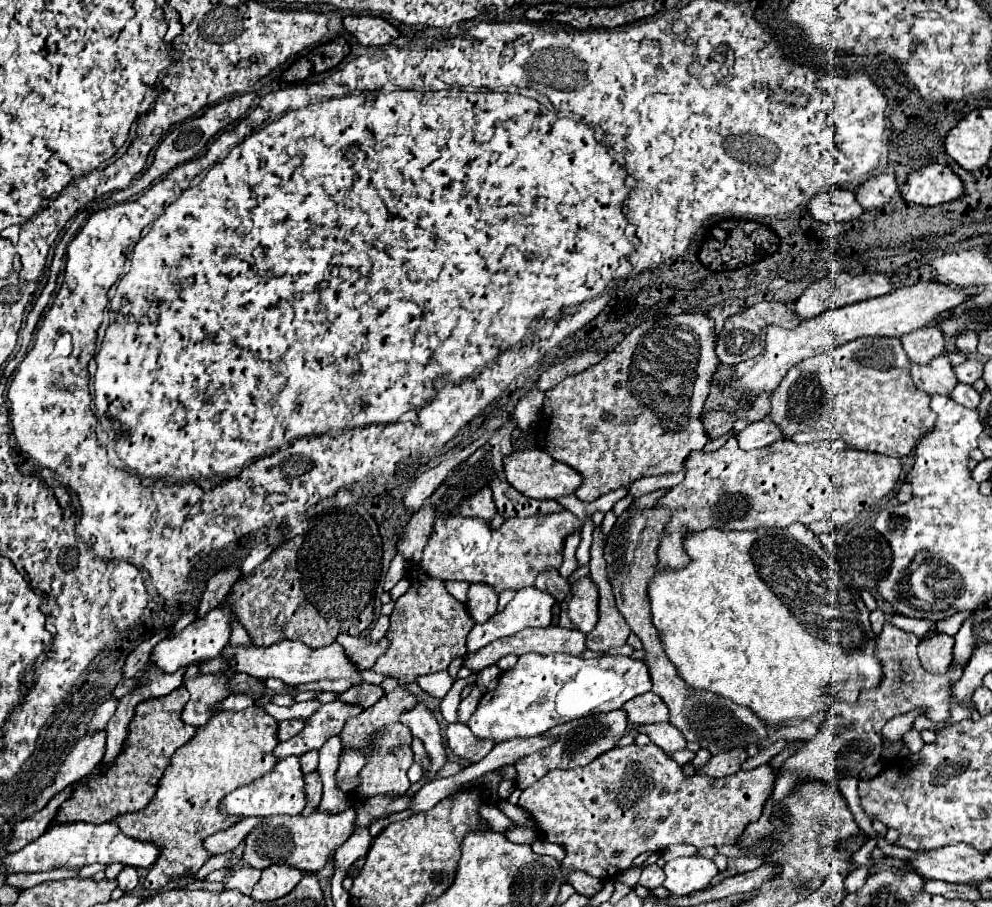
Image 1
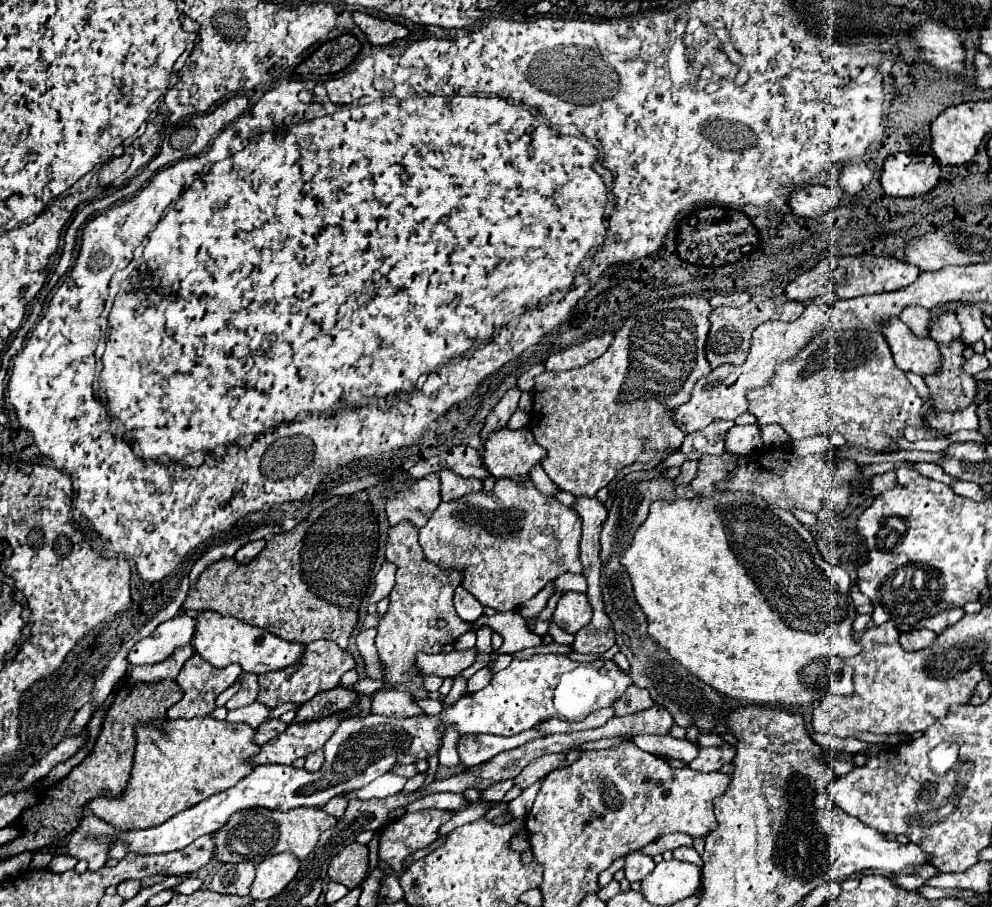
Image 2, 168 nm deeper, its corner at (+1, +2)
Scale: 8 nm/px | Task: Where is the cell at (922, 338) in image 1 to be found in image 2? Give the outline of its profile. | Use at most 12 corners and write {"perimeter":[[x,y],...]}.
{"perimeter":[[908,305],[900,319],[914,335],[928,337],[930,311]]}

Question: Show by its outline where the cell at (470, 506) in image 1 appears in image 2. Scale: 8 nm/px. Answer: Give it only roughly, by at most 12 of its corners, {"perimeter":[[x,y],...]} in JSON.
{"perimeter":[[442,469],[442,501],[482,489],[480,479]]}

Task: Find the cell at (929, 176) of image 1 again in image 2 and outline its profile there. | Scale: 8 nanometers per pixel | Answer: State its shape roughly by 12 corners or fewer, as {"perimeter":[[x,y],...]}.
{"perimeter":[[934,155],[884,159],[880,185],[892,197],[916,197],[940,179]]}

